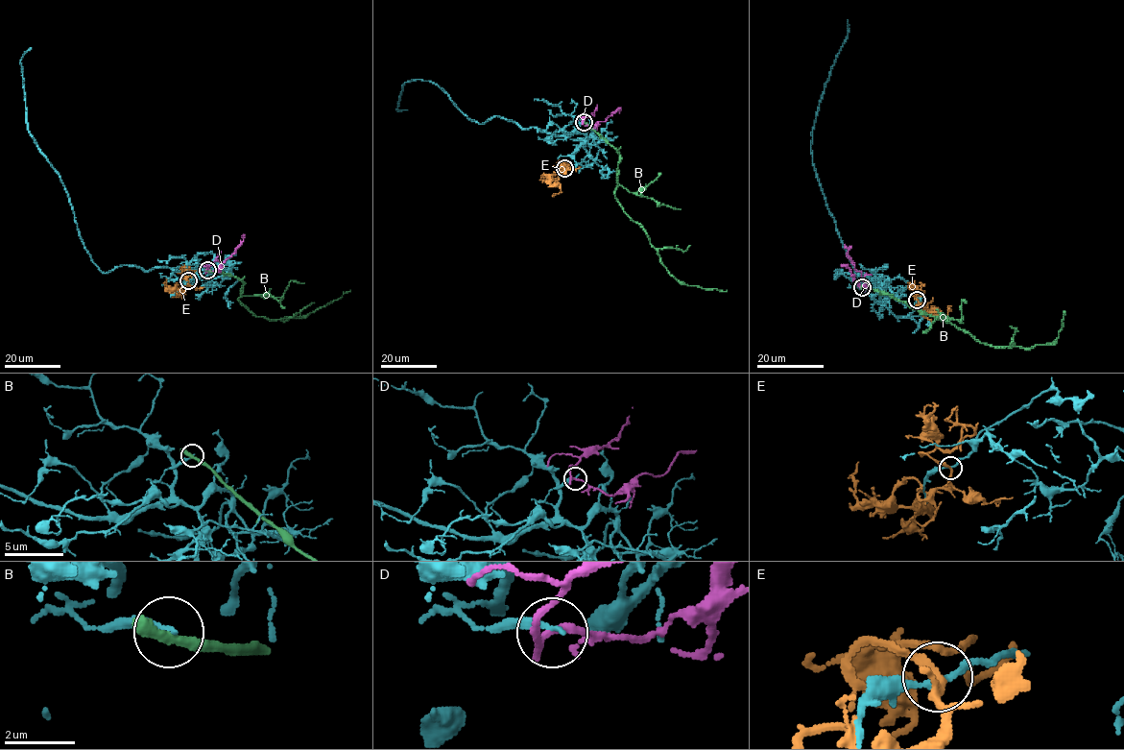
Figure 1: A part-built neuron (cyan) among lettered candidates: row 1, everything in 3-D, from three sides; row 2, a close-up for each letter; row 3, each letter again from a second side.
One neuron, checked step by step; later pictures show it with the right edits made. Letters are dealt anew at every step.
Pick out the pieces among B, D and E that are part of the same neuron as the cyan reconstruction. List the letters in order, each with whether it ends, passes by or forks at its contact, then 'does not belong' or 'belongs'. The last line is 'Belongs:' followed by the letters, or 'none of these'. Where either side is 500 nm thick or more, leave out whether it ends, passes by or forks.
B: it ends; does not belong
D: it passes by; does not belong
E: it forks; does not belong
Belongs: none of these

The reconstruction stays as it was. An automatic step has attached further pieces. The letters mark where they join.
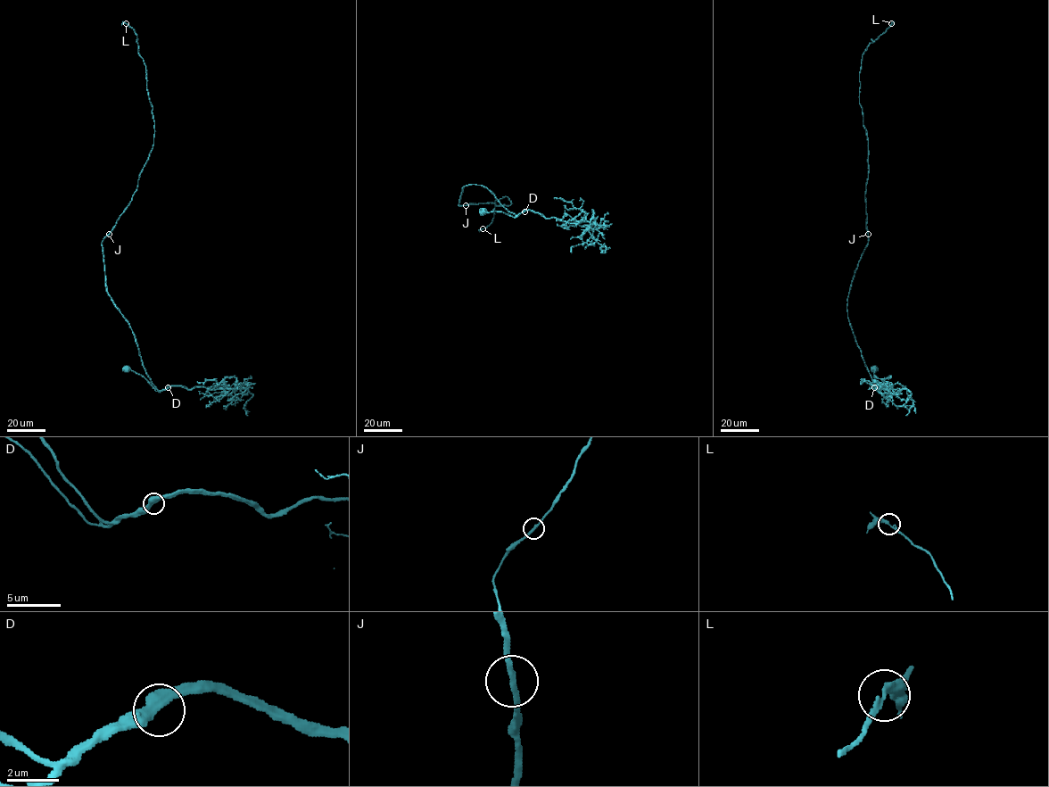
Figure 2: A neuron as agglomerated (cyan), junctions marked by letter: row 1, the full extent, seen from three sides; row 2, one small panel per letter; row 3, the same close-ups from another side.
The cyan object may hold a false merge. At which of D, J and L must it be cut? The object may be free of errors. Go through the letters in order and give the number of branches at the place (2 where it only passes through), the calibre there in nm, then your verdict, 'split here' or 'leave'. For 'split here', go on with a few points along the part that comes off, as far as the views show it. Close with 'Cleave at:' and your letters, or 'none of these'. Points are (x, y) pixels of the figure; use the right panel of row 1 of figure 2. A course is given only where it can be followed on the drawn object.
D: 2 branches meet; 400 nm thick; leave
J: 2 branches meet; 200 nm thick; leave
L: 2 branches meet; 180 nm thick; leave
Cleave at: none of these

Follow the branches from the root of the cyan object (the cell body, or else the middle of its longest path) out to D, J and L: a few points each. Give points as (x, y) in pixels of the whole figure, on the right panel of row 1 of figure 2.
D: (855, 272), (847, 298), (847, 316), (878, 391), (874, 387)
J: (855, 272), (868, 244), (868, 234)
L: (855, 272), (868, 241), (865, 198), (868, 144), (859, 100), (862, 55), (868, 45), (891, 23)

